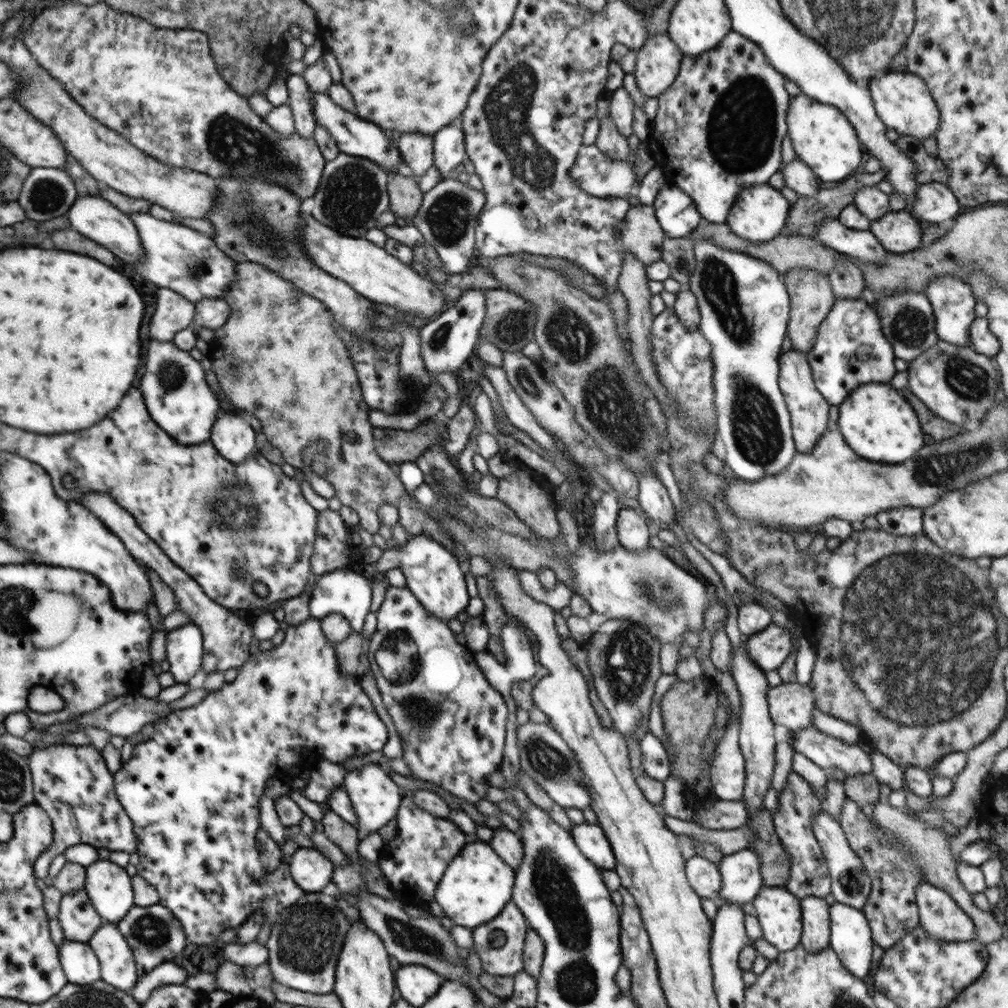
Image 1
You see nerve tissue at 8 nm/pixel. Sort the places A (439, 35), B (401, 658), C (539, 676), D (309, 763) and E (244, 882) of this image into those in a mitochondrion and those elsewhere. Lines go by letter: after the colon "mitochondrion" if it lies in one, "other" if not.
A: mitochondrion
B: mitochondrion
C: other
D: other
E: other

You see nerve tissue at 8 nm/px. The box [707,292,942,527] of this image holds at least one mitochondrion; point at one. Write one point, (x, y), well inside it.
(756, 431)

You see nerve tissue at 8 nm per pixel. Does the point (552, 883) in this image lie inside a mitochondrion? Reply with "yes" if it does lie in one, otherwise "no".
yes

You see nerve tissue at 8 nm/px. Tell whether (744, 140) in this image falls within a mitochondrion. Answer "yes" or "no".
yes

